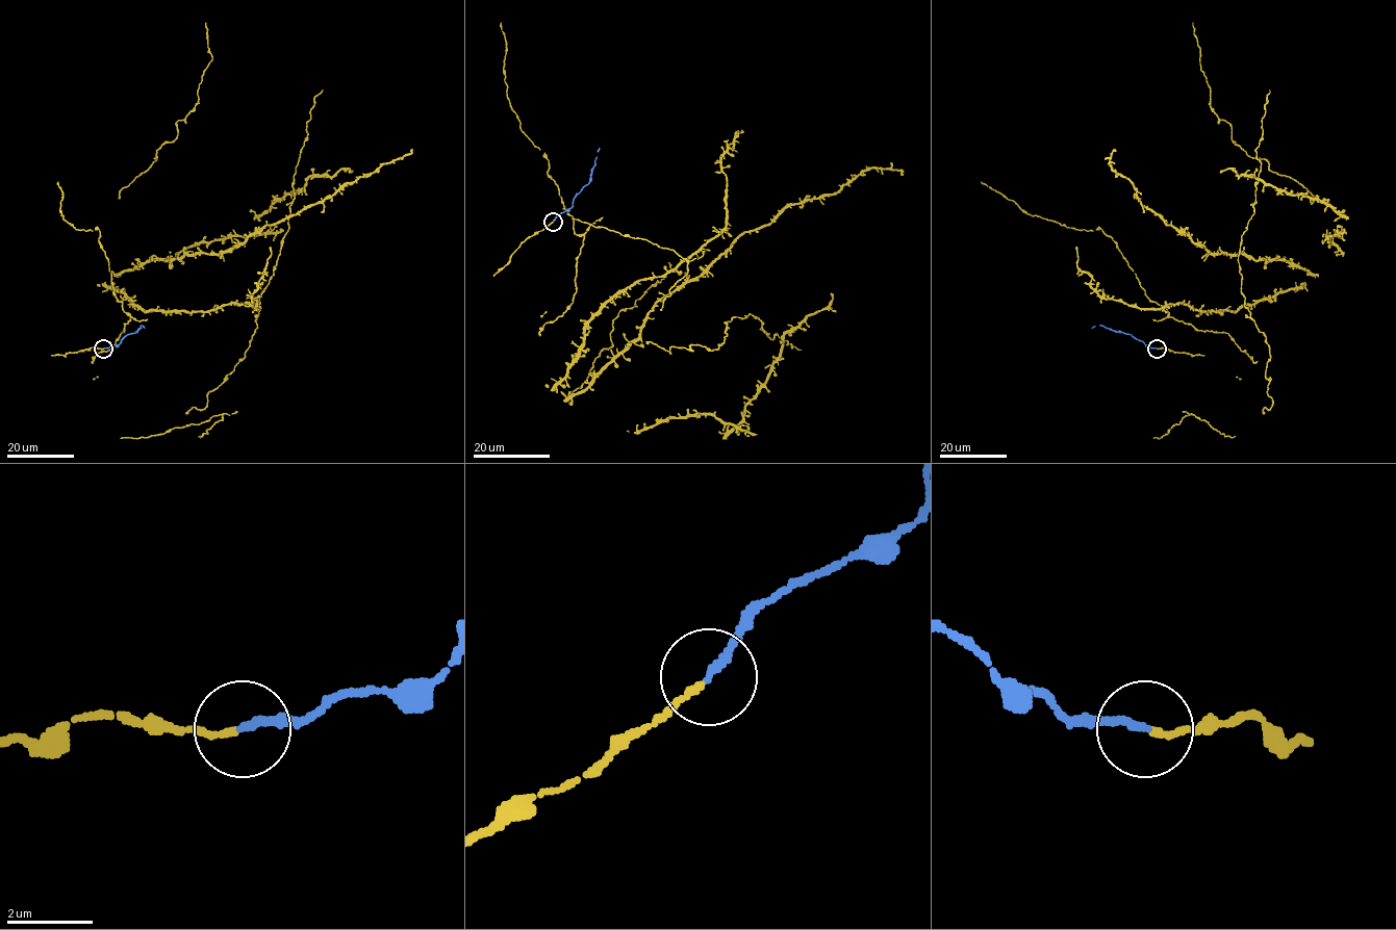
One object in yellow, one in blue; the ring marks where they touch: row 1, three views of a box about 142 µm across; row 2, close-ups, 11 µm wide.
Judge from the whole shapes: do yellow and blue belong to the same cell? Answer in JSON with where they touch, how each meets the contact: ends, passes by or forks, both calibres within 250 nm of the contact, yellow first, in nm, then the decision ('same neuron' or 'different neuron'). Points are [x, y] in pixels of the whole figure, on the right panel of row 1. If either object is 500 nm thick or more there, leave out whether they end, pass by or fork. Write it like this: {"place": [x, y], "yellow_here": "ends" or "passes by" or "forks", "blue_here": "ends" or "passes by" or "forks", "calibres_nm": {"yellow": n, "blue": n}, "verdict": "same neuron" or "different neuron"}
{"place": [1157, 349], "yellow_here": "ends", "blue_here": "ends", "calibres_nm": {"yellow": 140, "blue": 180}, "verdict": "same neuron"}

